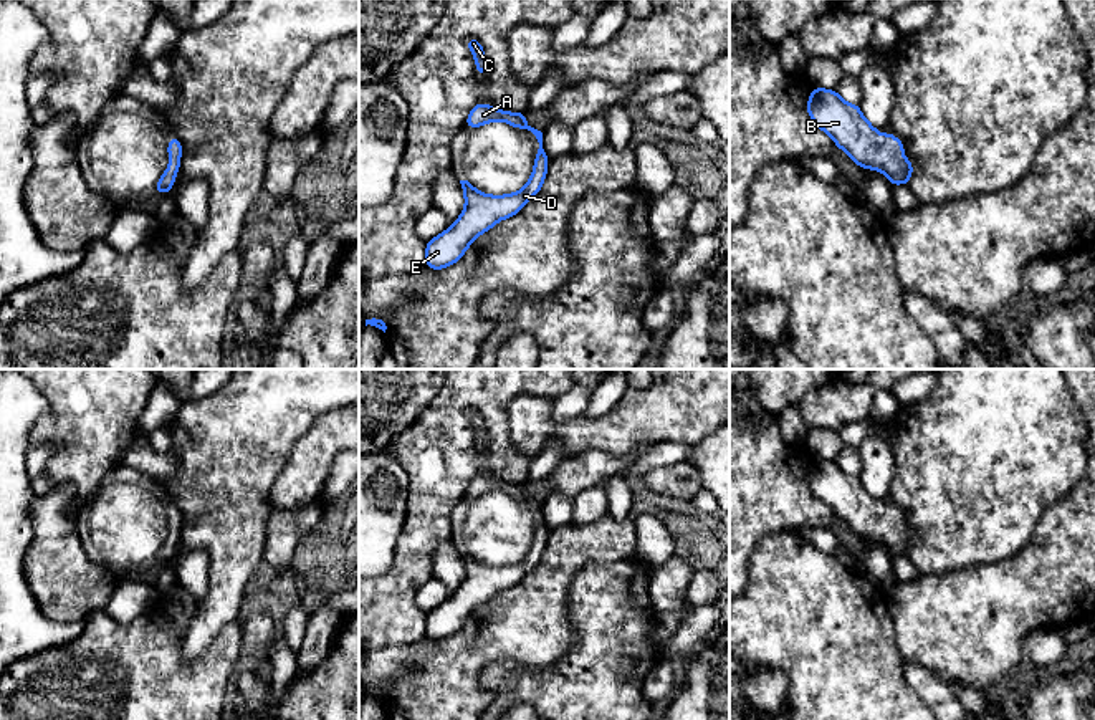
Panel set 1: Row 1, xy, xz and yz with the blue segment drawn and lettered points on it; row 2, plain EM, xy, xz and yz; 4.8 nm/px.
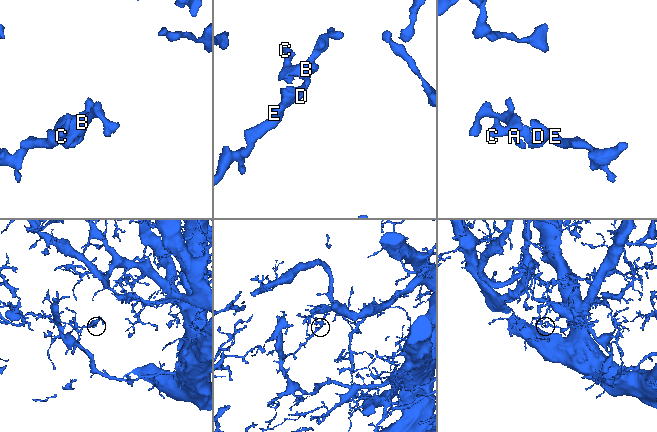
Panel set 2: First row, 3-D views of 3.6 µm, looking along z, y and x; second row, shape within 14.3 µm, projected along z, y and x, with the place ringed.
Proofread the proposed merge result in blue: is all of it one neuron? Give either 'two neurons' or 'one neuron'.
one neuron

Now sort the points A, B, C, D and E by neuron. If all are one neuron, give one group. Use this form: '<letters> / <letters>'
A B C D E

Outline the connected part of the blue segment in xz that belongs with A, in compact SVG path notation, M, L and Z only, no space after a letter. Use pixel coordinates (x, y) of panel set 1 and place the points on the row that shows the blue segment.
M478 103L470 111L465 124L475 129L491 121L503 121L536 136L539 149L536 151L533 174L521 190L509 195L486 195L468 180L460 180L465 192L465 210L448 230L427 243L425 266L432 270L457 263L478 235L488 232L500 220L516 215L541 190L546 179L549 157L543 149L543 132L526 124L526 114L506 113Z

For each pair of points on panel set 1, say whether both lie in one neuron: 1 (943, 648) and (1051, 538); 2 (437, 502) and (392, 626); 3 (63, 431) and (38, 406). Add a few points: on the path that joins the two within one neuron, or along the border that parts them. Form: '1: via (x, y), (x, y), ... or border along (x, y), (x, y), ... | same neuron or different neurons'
1: via (970, 621), (1026, 565) | same neuron
2: via (422, 533), (414, 547), (411, 570), (392, 595) | same neuron
3: border along (35, 386), (47, 412), (35, 424), (30, 446) | different neurons

